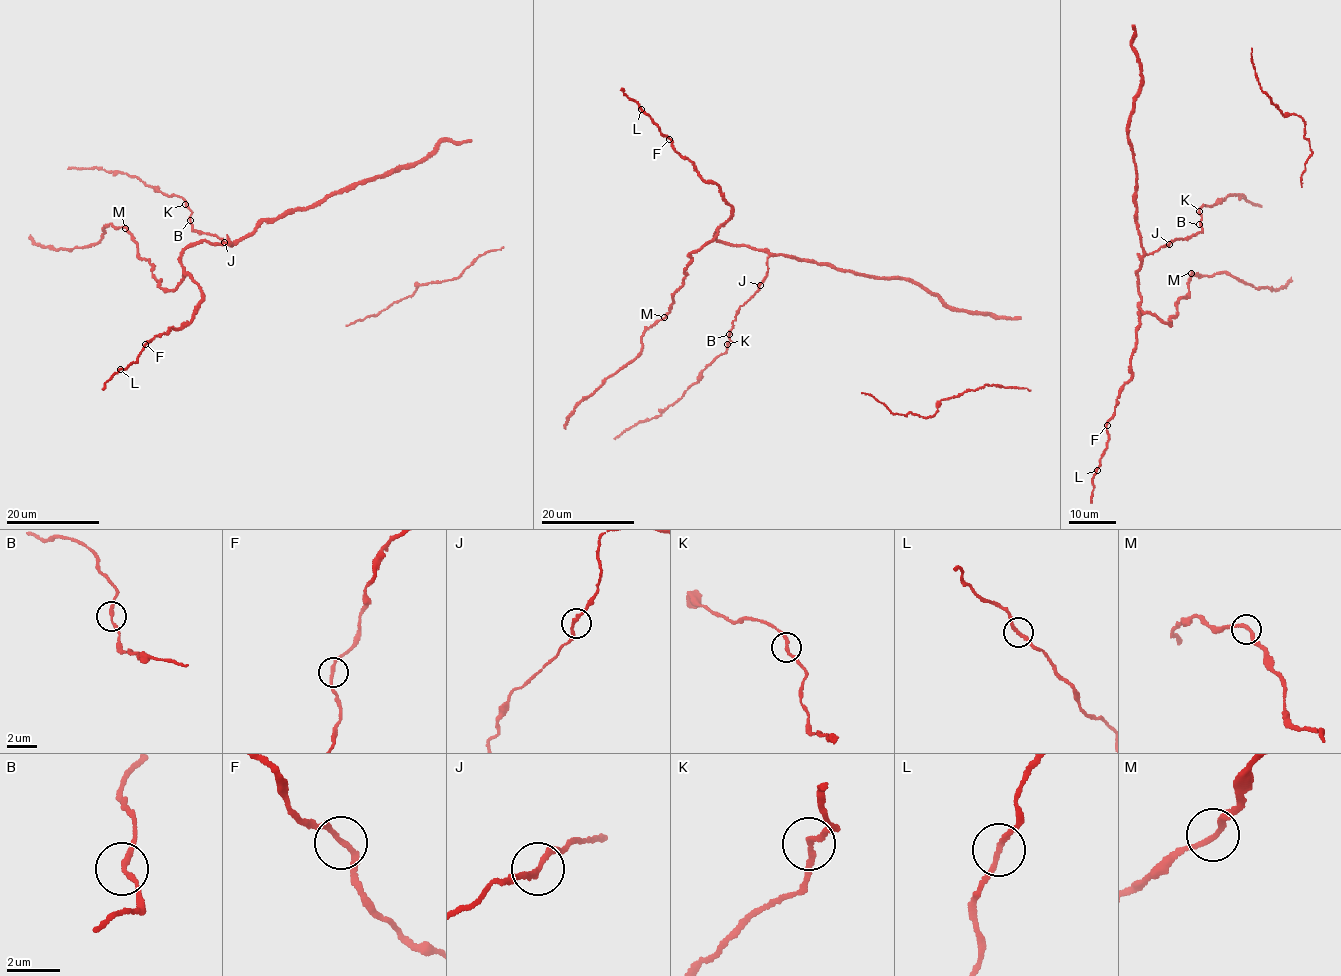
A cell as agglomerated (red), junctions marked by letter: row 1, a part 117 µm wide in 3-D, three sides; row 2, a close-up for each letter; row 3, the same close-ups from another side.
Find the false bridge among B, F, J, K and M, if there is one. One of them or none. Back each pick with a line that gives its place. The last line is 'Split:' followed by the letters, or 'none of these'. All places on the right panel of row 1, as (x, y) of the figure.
Split: none of these

